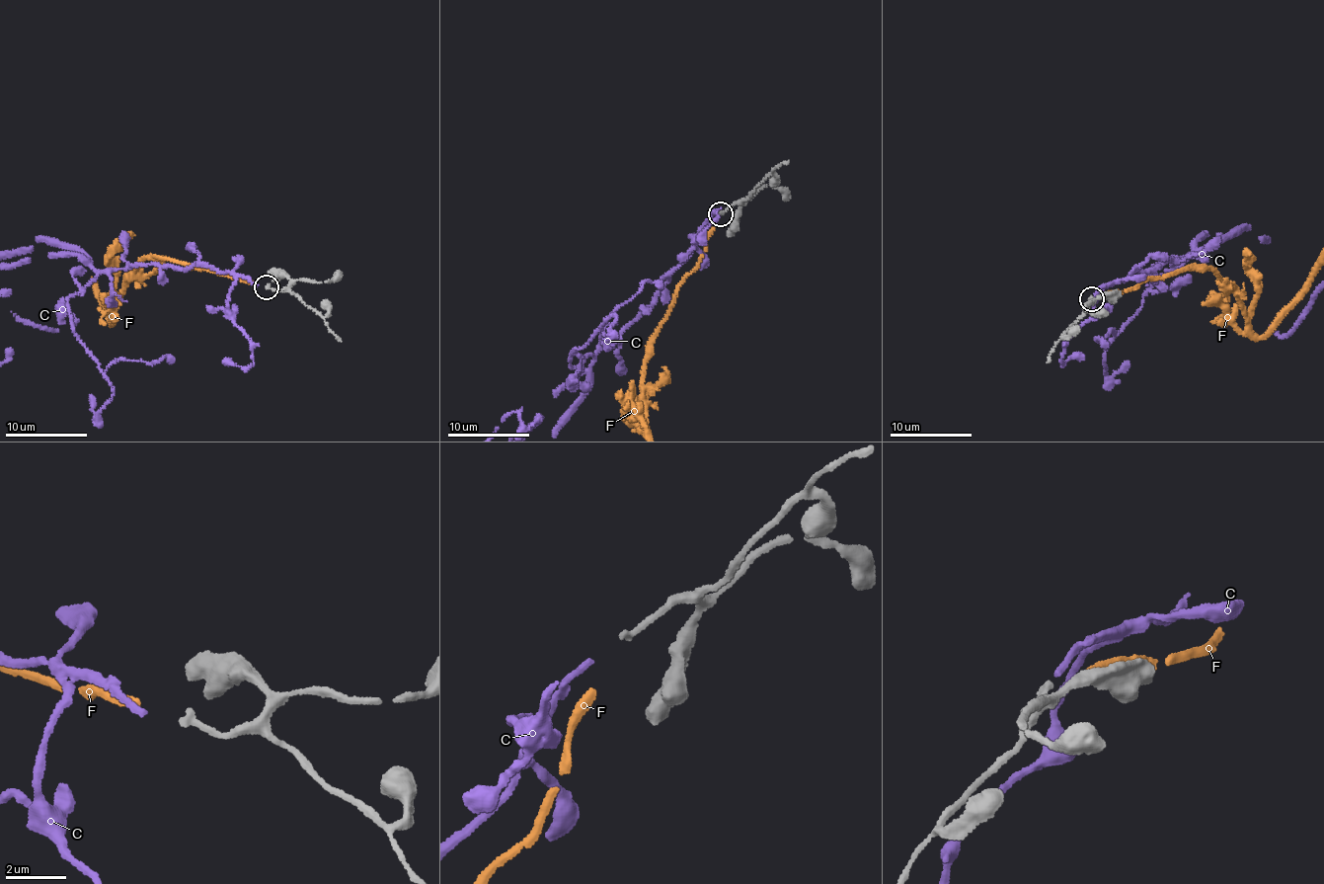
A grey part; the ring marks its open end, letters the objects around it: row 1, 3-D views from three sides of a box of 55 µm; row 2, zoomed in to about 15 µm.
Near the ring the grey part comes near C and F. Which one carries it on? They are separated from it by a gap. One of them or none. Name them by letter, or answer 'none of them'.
C

